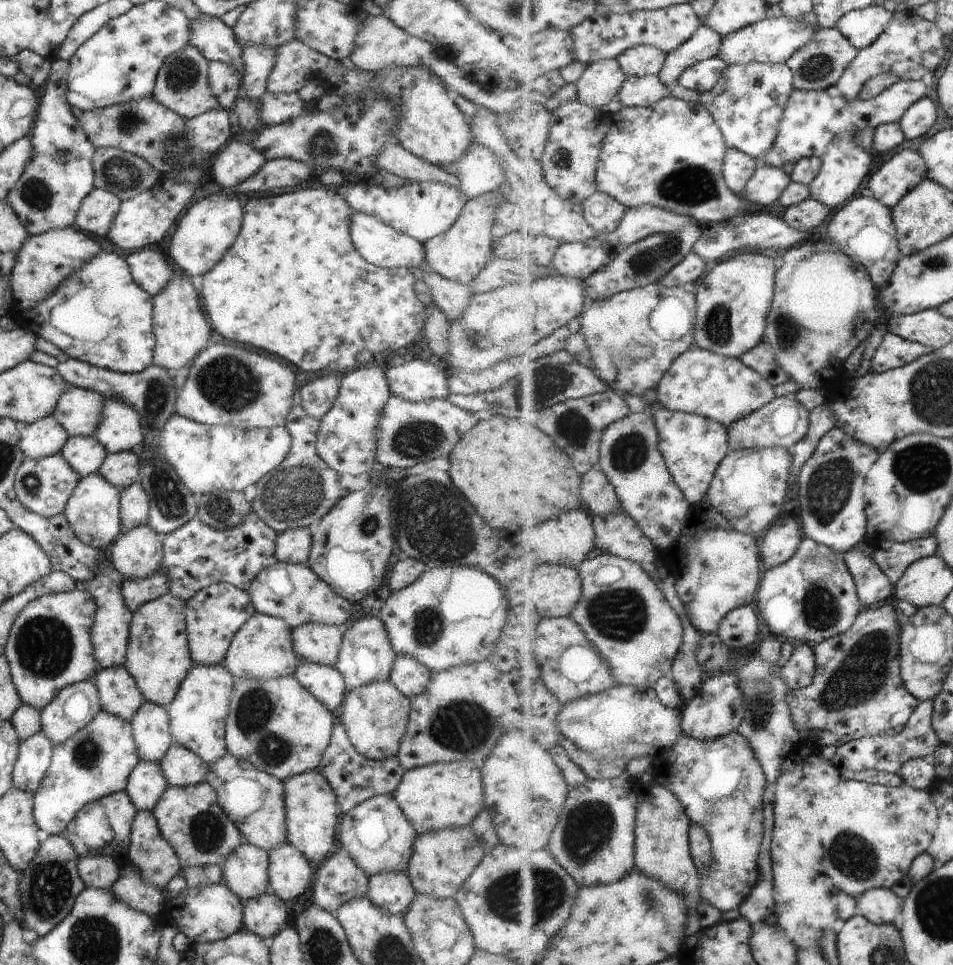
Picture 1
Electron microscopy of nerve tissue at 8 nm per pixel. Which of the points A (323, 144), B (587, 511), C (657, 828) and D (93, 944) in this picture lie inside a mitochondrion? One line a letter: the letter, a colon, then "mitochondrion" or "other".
A: mitochondrion
B: other
C: other
D: mitochondrion

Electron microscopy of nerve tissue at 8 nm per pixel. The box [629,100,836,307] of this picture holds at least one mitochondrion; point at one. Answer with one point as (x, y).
(693, 185)

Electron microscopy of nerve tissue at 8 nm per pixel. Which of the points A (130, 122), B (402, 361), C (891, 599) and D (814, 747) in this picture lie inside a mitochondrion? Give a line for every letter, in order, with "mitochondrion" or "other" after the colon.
A: mitochondrion
B: other
C: other
D: other

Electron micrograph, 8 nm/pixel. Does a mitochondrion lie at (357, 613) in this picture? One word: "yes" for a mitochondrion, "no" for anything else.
no

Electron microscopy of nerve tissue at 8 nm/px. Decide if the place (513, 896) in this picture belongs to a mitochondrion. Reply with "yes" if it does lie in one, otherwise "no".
yes

